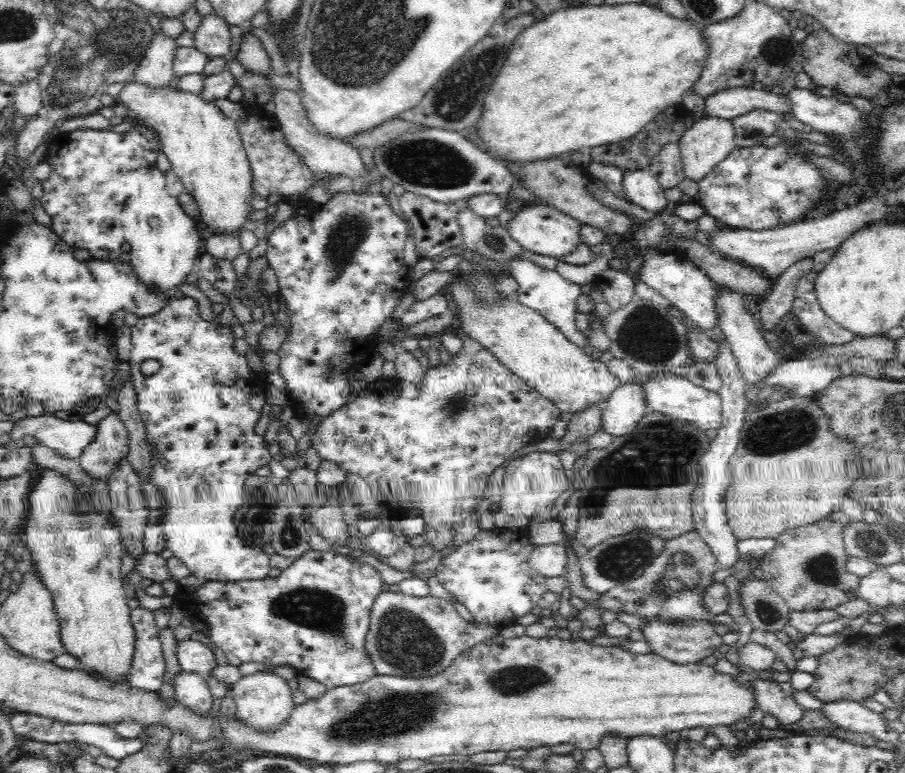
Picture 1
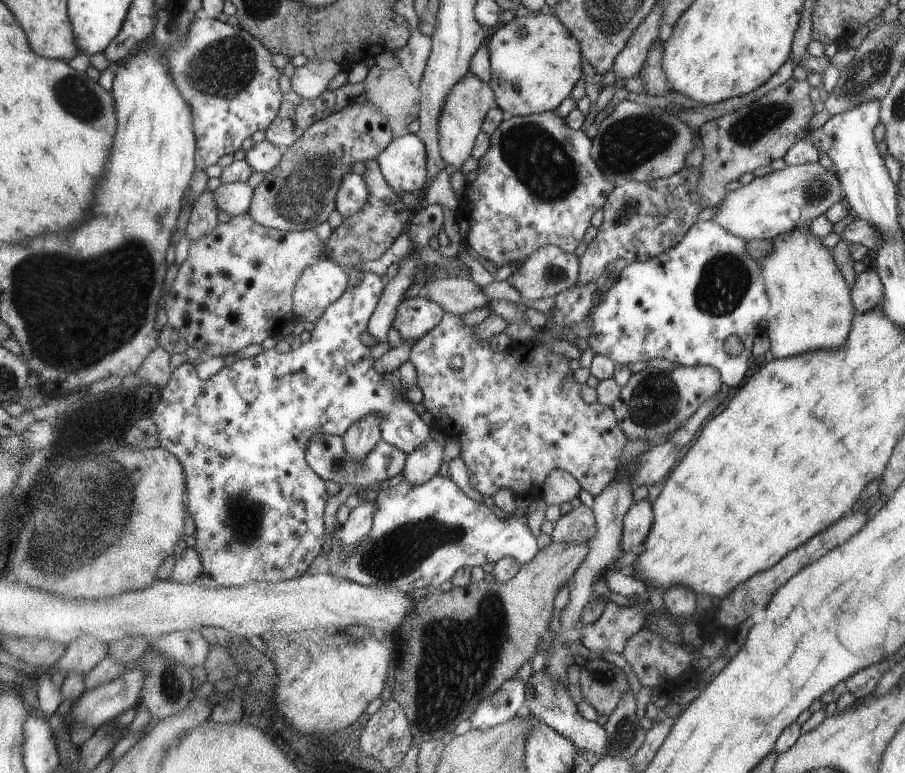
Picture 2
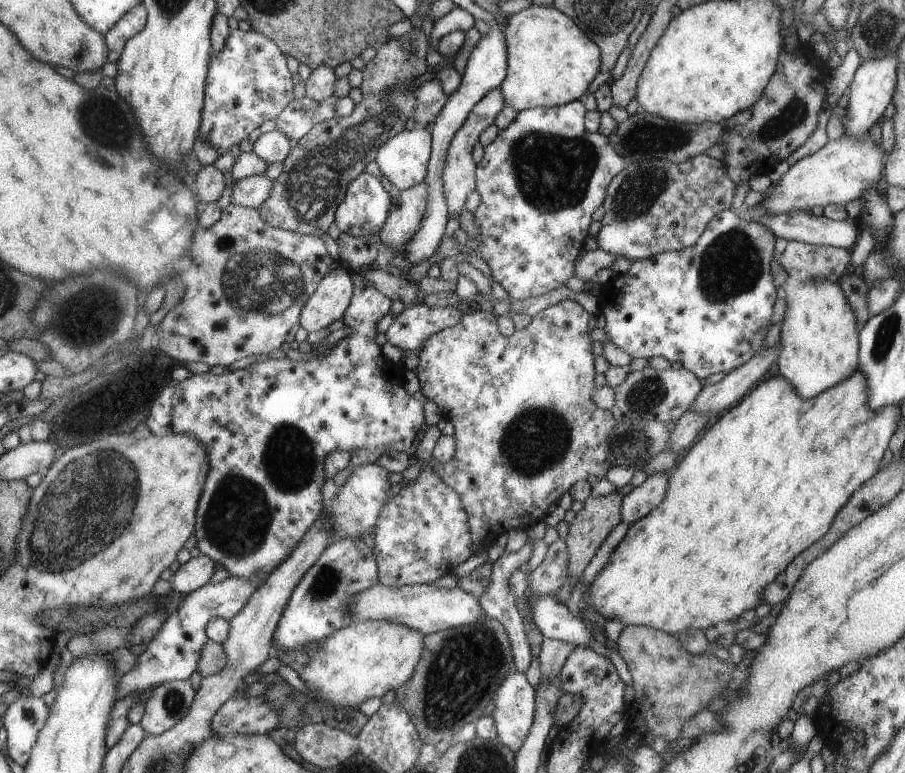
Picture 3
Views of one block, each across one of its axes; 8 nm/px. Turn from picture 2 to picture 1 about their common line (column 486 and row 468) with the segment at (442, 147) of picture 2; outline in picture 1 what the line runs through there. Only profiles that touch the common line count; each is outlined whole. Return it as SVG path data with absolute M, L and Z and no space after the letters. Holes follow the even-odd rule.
M110 412L96 424L96 434L92 442L84 448L78 458L80 466L90 476L106 480L112 468L119 464L120 458L128 454L127 442L124 423L117 412Z

